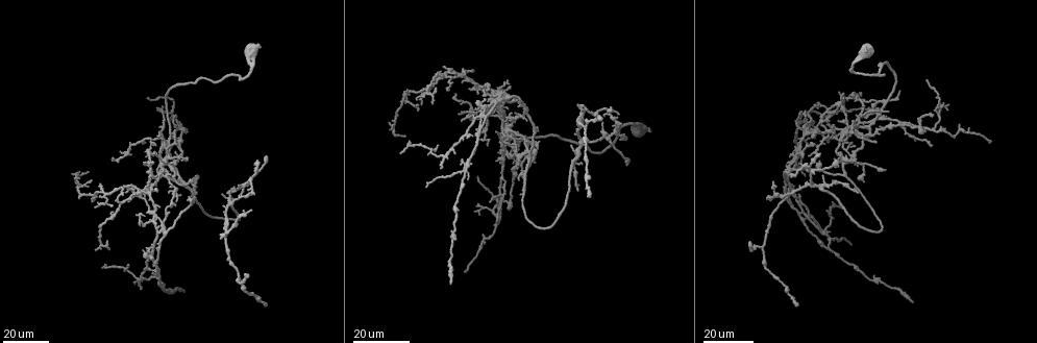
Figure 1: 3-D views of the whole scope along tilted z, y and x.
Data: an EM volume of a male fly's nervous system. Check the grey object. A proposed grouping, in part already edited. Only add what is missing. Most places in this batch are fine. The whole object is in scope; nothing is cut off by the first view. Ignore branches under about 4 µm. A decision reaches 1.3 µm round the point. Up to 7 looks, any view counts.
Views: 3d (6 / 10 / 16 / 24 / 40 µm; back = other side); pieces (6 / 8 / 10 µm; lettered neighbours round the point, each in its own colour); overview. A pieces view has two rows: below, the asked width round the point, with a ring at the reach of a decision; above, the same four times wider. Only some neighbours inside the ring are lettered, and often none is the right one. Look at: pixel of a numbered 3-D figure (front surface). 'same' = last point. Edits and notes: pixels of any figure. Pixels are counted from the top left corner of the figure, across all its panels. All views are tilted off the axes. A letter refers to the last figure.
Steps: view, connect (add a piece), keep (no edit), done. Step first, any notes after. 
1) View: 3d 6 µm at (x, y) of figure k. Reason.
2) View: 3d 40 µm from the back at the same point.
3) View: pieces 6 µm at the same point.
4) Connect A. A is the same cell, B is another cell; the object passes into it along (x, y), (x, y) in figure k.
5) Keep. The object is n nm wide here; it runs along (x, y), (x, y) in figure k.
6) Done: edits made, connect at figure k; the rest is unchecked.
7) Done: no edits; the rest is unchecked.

View: 3d 40 µm at (989, 140) of figure 1. End of a long branch.

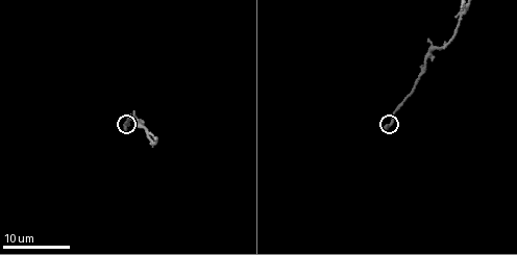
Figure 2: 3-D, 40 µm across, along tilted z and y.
View: pieces 8 µm at (125, 128) of figure 2. See the neighbours.

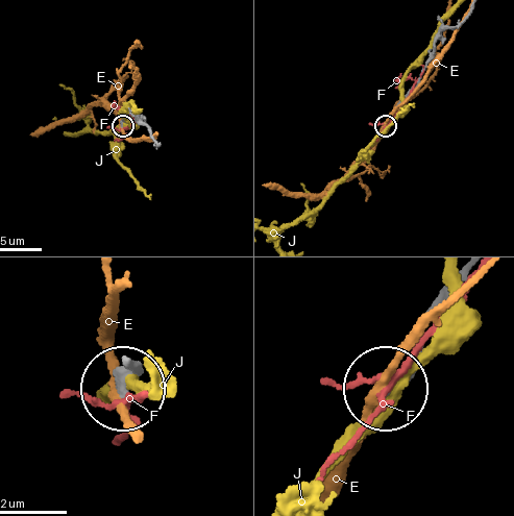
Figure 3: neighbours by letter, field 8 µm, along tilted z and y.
Keep. The object is 400 nm wide here; E, F and J are other cells; no lettered piece goes on from it.

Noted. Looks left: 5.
View: 3d 40 µm at (888, 111) of figure 1. Long arm stops here.

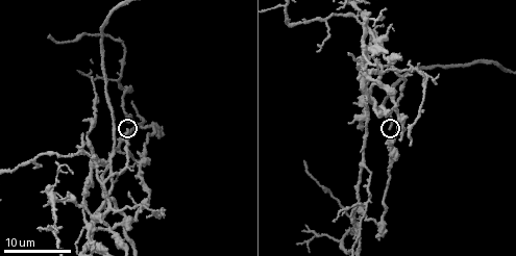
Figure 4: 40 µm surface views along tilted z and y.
View: pieces 6 µm at (388, 129) of figure 4. See the neighbours.

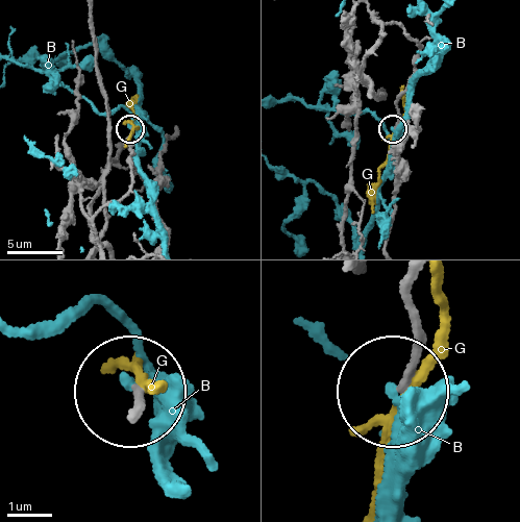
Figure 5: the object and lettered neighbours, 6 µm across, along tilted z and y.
Keep. The object is 160 nm wide here; B and G are other cells; it runs along (414, 283), (414, 365), (396, 390) in figure 5; no lettered piece goes on from it.

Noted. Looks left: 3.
View: 3d 24 µm at (48, 36) of figure 4.

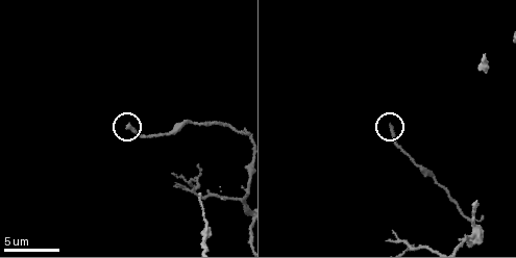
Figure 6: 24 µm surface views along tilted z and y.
View: pieces 8 µm at (391, 126) of figure 6.

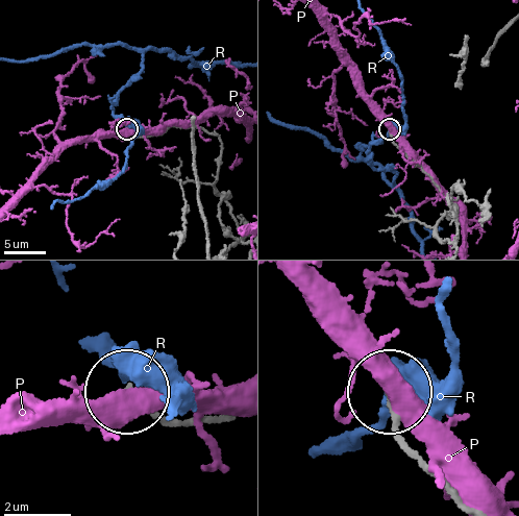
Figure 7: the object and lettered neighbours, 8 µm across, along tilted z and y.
Keep. P and R are other cells; it runs along (456, 505), (411, 457), (395, 398) in figure 7; no lettered piece goes on from it.

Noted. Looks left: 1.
Done: no edits; the rest is unchecked.

